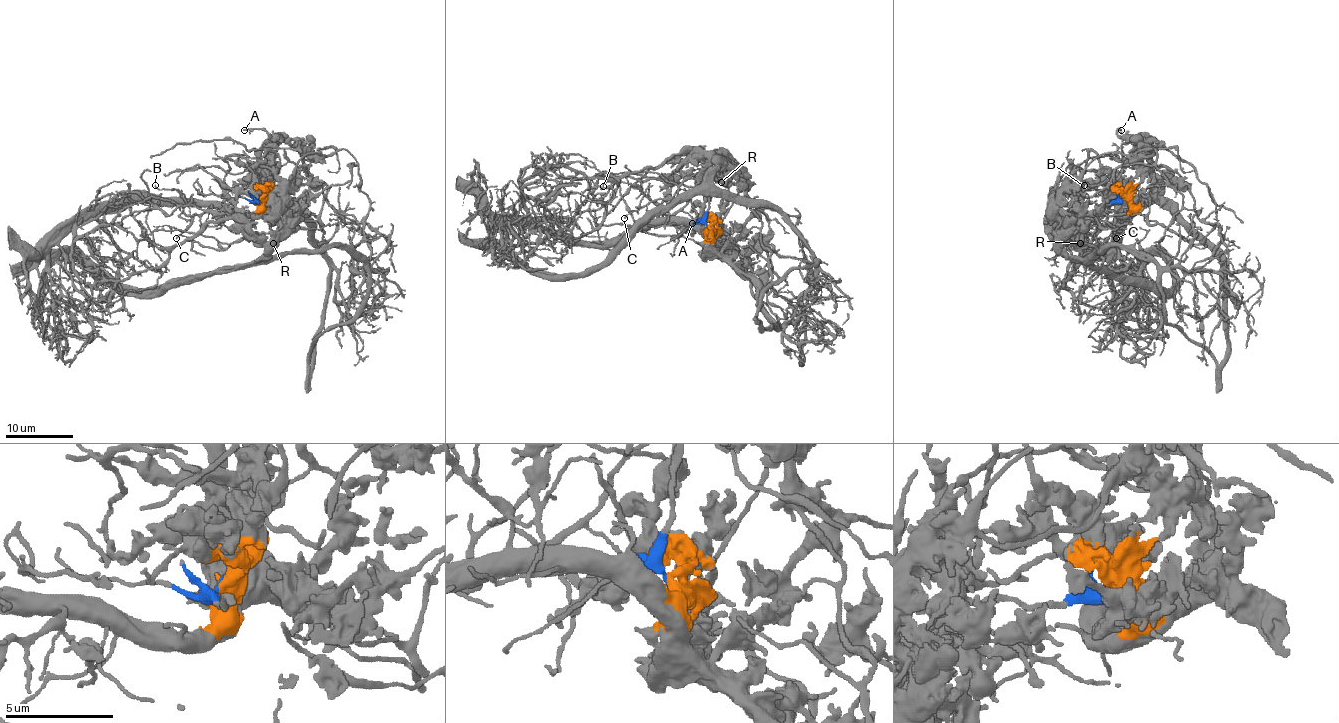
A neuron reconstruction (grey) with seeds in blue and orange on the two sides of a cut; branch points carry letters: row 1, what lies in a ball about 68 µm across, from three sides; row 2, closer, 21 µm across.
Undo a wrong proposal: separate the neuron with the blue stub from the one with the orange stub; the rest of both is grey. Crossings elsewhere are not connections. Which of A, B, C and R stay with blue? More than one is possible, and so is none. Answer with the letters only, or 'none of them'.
C, R

